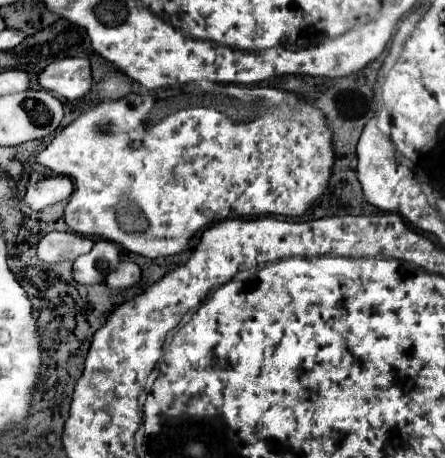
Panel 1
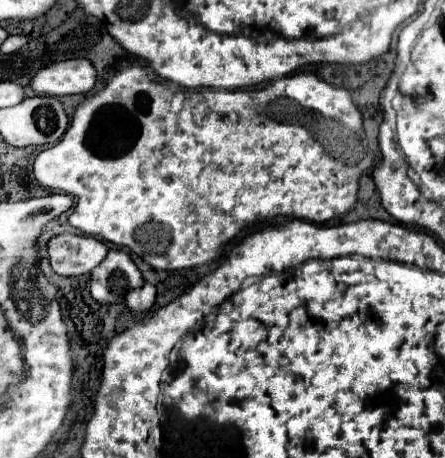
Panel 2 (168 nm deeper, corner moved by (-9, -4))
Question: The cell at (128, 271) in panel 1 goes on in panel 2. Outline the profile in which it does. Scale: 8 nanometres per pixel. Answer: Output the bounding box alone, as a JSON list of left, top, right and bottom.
[125,284,155,312]

